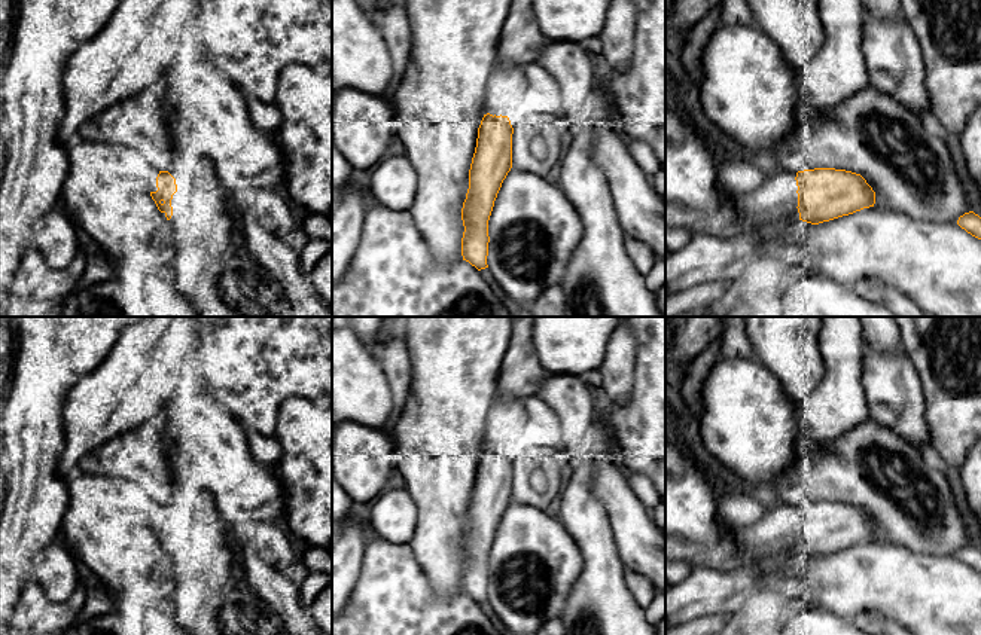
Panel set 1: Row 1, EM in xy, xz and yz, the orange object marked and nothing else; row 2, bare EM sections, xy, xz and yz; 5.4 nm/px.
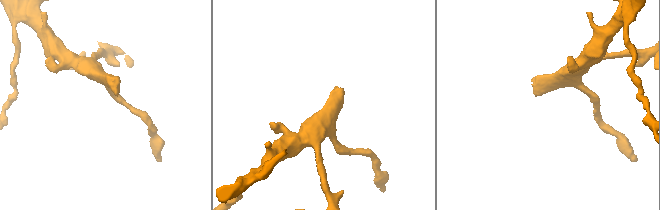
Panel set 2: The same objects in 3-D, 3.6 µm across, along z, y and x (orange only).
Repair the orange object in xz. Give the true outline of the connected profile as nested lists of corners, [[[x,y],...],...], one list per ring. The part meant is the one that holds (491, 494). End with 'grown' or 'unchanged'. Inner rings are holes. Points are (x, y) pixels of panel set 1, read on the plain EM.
[[[496,397],[485,419],[490,445],[484,448],[478,461],[469,522],[461,541],[461,589],[478,604],[488,601],[488,553],[502,516],[512,501],[514,461],[503,446],[523,430],[527,419],[524,402],[520,397]]]; grown

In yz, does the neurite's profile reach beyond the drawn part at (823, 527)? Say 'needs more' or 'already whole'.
needs more

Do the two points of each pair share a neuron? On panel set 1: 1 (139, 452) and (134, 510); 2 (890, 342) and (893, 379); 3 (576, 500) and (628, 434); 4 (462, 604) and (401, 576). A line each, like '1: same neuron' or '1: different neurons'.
1: different neurons
2: different neurons
3: different neurons
4: same neuron

